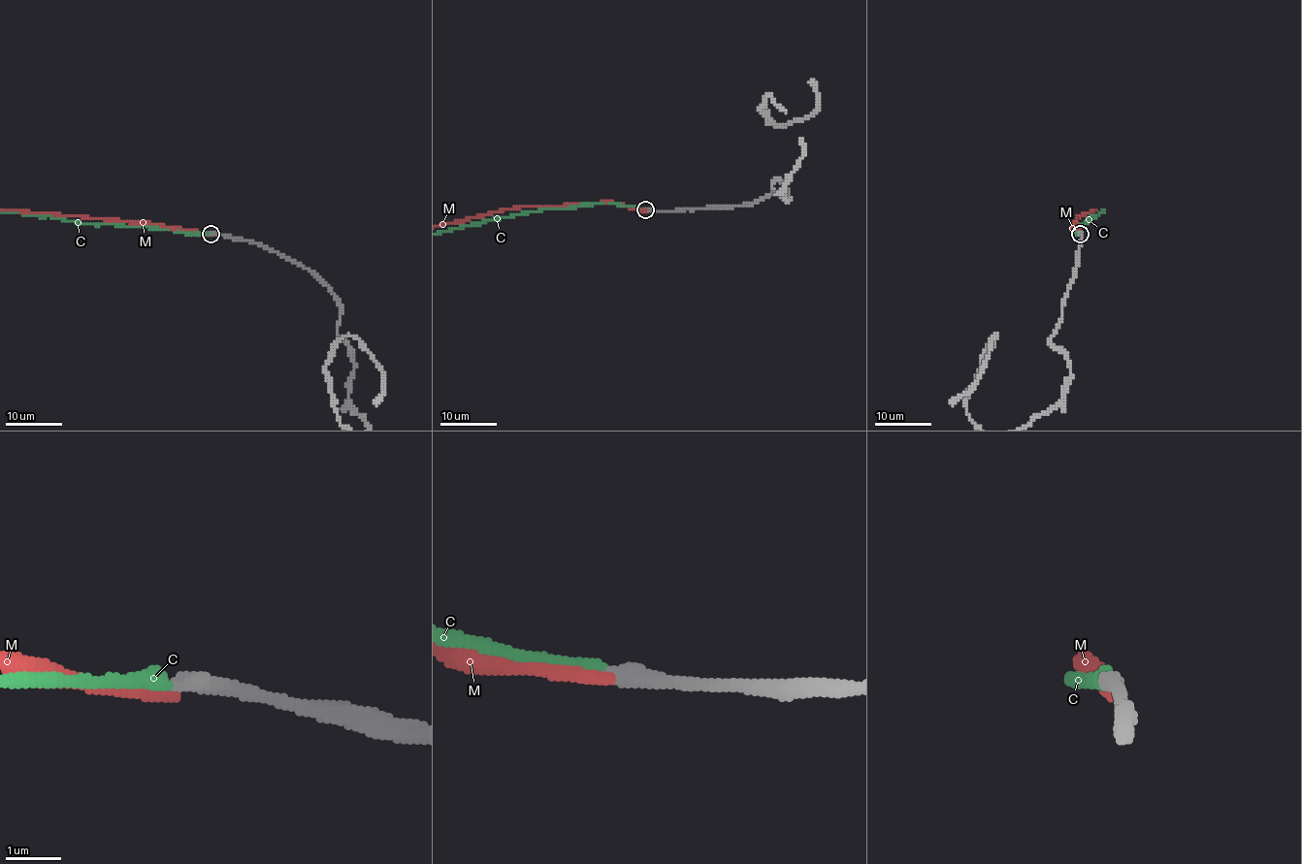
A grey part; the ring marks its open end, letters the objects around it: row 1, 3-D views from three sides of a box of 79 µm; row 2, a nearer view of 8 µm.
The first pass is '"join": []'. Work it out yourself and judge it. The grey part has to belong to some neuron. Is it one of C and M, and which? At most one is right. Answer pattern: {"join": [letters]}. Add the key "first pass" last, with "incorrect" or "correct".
{"join": ["C"], "first pass": "incorrect"}

